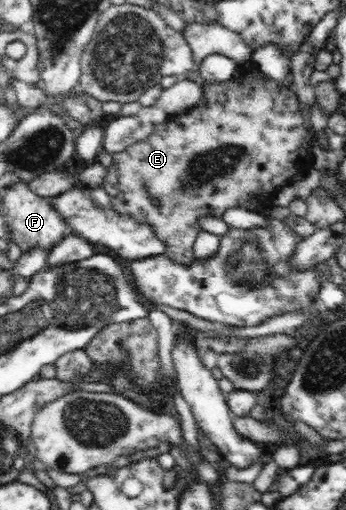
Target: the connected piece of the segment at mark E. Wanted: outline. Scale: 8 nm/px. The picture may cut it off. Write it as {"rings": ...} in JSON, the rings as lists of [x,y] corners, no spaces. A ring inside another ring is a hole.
{"rings":[[[251,73],[238,74],[238,76],[232,78],[229,81],[223,81],[218,83],[209,83],[205,81],[199,84],[202,87],[201,98],[192,106],[183,110],[183,112],[172,116],[171,120],[167,119],[161,124],[155,126],[155,130],[151,132],[148,138],[138,140],[135,144],[127,146],[125,150],[117,152],[117,154],[111,154],[113,163],[107,168],[107,178],[103,180],[103,189],[109,195],[111,208],[118,214],[131,215],[138,223],[149,225],[153,229],[153,233],[165,247],[164,255],[173,259],[177,263],[183,265],[190,265],[194,260],[193,243],[197,234],[202,230],[199,226],[198,218],[211,215],[213,217],[221,217],[225,213],[226,209],[232,207],[241,207],[250,212],[255,212],[249,206],[248,196],[253,195],[254,201],[258,203],[268,204],[274,195],[274,191],[279,186],[285,186],[290,179],[299,174],[301,166],[303,164],[311,162],[312,156],[312,143],[313,141],[309,137],[309,130],[305,128],[303,117],[301,116],[301,109],[298,106],[298,99],[295,96],[294,91],[289,88],[283,88],[277,81],[269,80],[255,80]]]}

